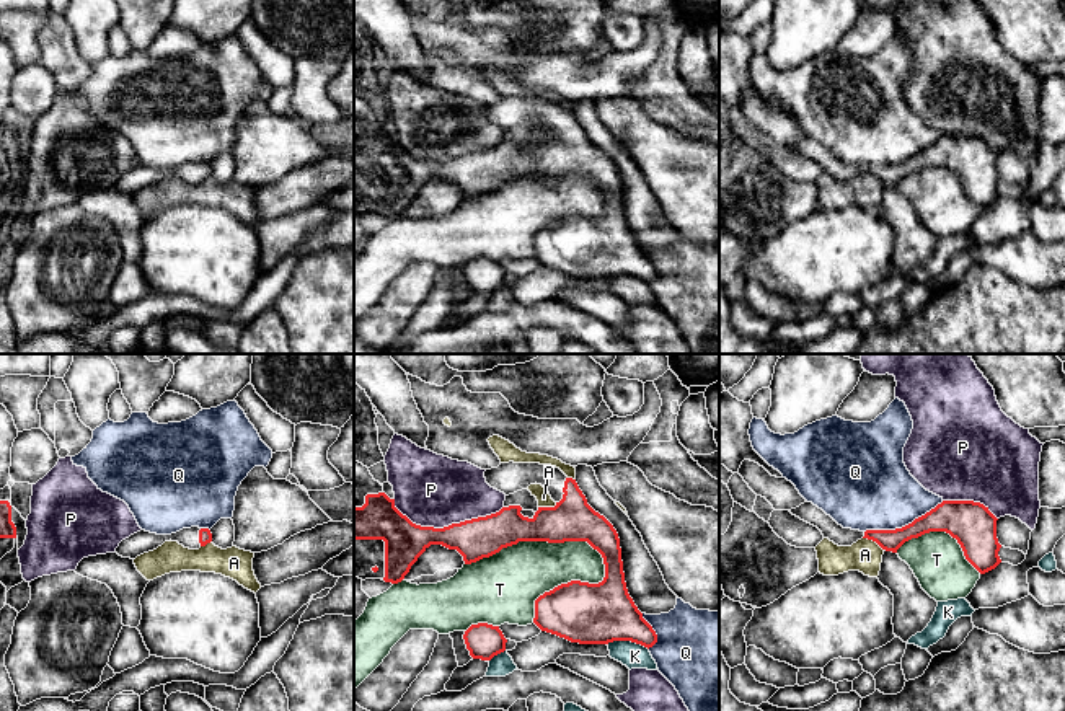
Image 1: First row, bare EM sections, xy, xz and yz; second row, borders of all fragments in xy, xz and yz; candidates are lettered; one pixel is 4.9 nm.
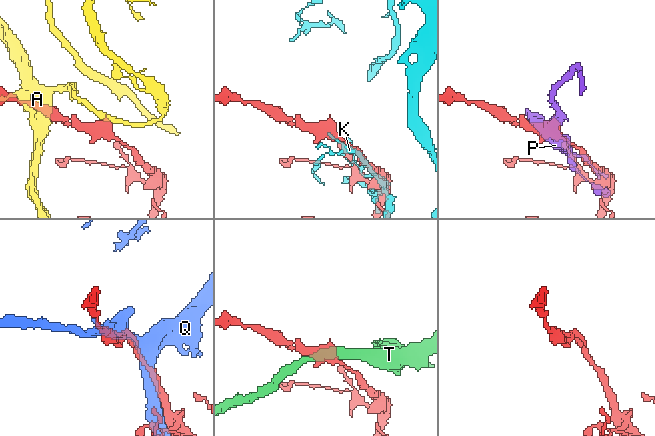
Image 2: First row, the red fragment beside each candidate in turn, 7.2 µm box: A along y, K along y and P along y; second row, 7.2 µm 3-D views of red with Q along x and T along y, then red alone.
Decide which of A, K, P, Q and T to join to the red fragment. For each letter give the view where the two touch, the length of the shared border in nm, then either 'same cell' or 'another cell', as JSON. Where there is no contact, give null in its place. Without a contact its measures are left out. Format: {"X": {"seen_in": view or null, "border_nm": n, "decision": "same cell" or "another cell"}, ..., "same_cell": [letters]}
{"A": {"seen_in": "yz", "border_nm": 120, "decision": "another cell"}, "K": {"seen_in": "xz", "border_nm": 220, "decision": "another cell"}, "P": {"seen_in": "xz", "border_nm": 550, "decision": "another cell"}, "Q": {"seen_in": "yz", "border_nm": 420, "decision": "another cell"}, "T": {"seen_in": "xz", "border_nm": 700, "decision": "another cell"}, "same_cell": []}

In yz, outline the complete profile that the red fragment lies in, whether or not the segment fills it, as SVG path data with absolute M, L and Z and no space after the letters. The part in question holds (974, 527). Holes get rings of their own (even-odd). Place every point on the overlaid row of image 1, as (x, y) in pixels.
M943 501L912 523L895 530L851 530L838 525L830 515L812 502L804 502L789 510L801 520L817 527L824 538L838 546L851 546L861 538L876 541L882 550L897 553L908 540L930 532L946 532L961 545L966 559L985 574L995 569L1001 559L1001 545L997 538L997 517L980 502Z

